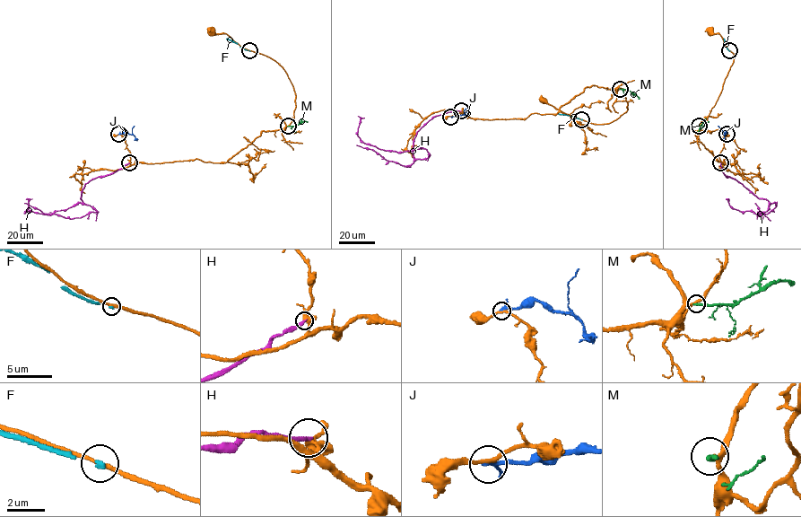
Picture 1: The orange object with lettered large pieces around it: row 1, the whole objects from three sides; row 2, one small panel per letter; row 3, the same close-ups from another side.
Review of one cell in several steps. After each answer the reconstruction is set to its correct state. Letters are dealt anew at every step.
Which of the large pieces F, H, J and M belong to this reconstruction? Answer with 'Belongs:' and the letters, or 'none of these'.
Belongs: M

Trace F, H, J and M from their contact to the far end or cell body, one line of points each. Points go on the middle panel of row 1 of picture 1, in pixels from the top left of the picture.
F: (581, 119), (558, 113)
H: (461, 110), (417, 133), (422, 160), (423, 148), (364, 144), (358, 116)
J: (450, 116), (464, 114), (465, 108)
M: (620, 89), (627, 90), (639, 99)

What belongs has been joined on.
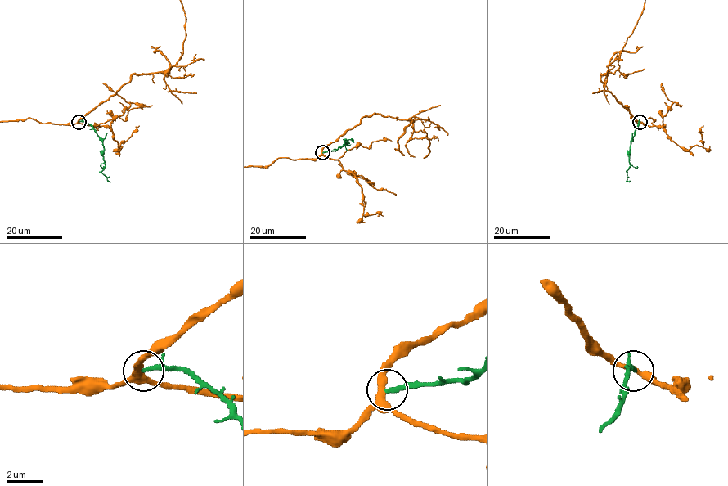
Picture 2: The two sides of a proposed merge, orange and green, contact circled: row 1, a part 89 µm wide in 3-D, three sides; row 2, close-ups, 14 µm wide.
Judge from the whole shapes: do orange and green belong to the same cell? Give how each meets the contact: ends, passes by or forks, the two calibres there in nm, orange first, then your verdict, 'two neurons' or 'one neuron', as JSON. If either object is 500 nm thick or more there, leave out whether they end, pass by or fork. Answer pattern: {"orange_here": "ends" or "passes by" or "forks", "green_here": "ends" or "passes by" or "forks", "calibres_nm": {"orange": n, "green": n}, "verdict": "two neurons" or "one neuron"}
{"orange_here": "passes by", "green_here": "ends", "calibres_nm": {"orange": 360, "green": 240}, "verdict": "two neurons"}

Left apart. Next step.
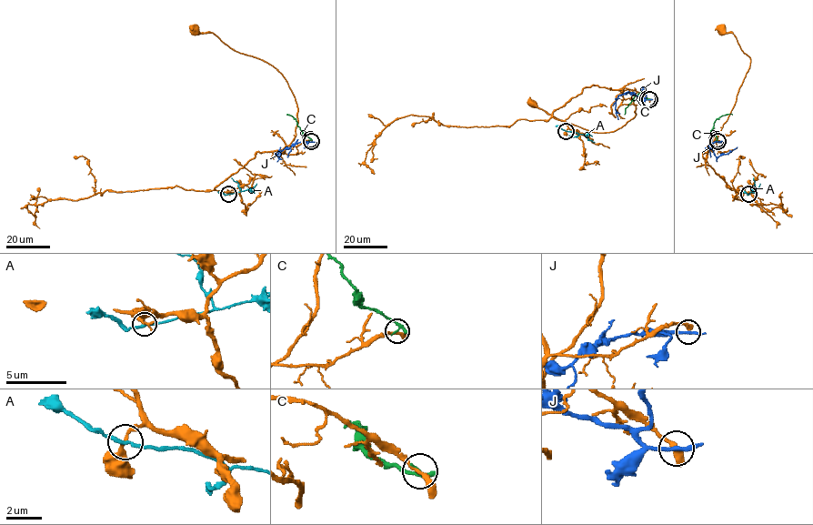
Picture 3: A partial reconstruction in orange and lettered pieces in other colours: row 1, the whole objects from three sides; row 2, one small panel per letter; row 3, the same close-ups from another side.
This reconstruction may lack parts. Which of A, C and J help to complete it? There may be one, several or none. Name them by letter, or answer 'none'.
none

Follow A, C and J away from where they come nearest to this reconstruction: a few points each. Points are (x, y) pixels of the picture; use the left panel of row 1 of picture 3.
A: (228, 194), (250, 189), (256, 184)
C: (310, 139), (293, 117), (286, 115)
J: (311, 142), (293, 144), (282, 150), (278, 156), (280, 147)

